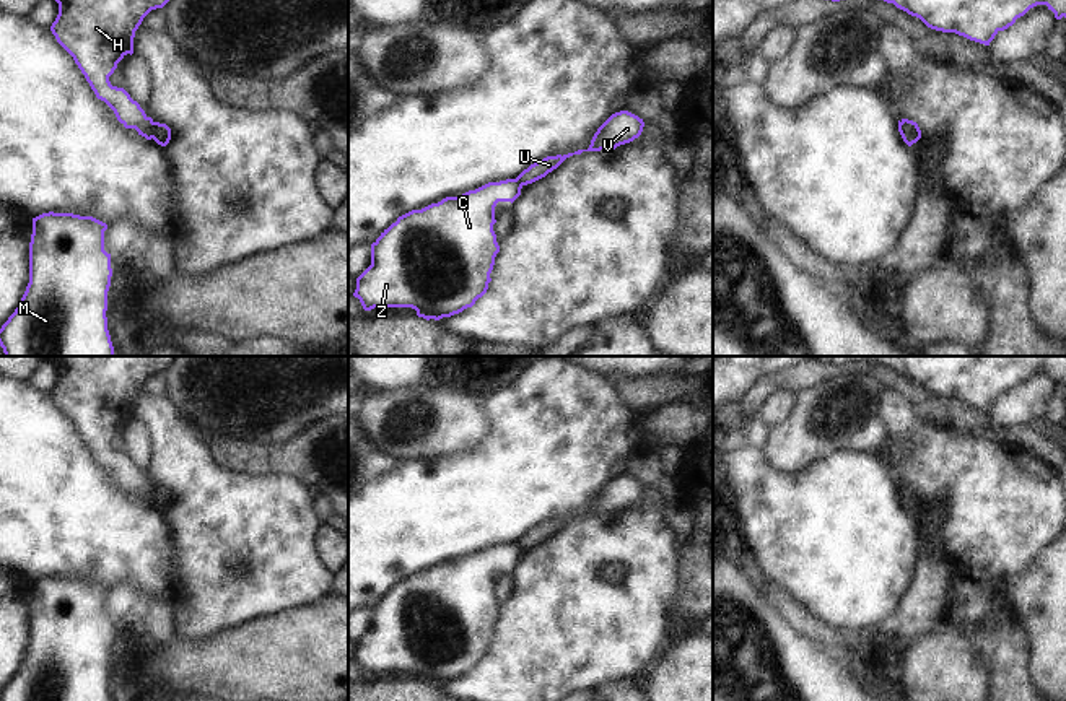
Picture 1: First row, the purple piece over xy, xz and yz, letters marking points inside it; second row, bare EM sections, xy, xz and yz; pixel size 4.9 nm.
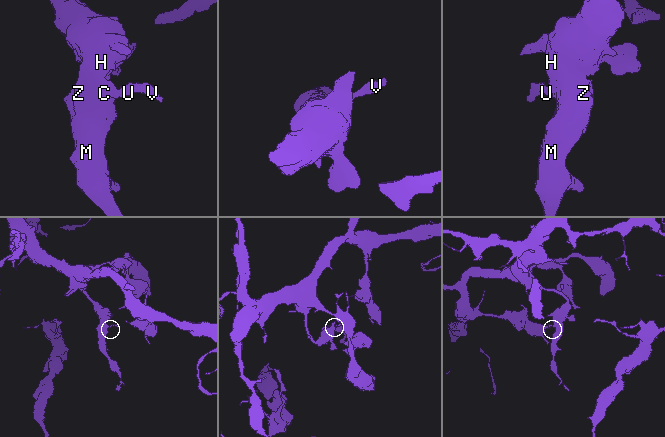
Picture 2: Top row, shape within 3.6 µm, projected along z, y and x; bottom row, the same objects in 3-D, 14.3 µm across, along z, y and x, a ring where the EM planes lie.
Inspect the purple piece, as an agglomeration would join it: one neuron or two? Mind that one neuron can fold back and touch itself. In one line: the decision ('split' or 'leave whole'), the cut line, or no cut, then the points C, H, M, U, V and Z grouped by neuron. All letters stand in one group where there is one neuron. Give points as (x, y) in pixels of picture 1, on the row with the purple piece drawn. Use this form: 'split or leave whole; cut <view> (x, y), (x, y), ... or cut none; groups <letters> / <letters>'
split; cut xy (153, 122), (152, 137); groups C H M Z / U V

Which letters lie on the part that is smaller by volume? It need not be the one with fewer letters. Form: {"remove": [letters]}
{"remove": ["U", "V"]}

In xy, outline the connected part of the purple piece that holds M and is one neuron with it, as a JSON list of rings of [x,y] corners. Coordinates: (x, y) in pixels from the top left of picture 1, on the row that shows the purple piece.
[[[42,213],[33,218],[29,283],[0,329],[5,356],[114,356],[107,330],[111,254],[104,250],[107,224],[73,213]]]

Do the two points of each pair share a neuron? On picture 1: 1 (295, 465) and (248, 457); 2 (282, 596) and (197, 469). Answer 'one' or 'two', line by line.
1: one
2: one

